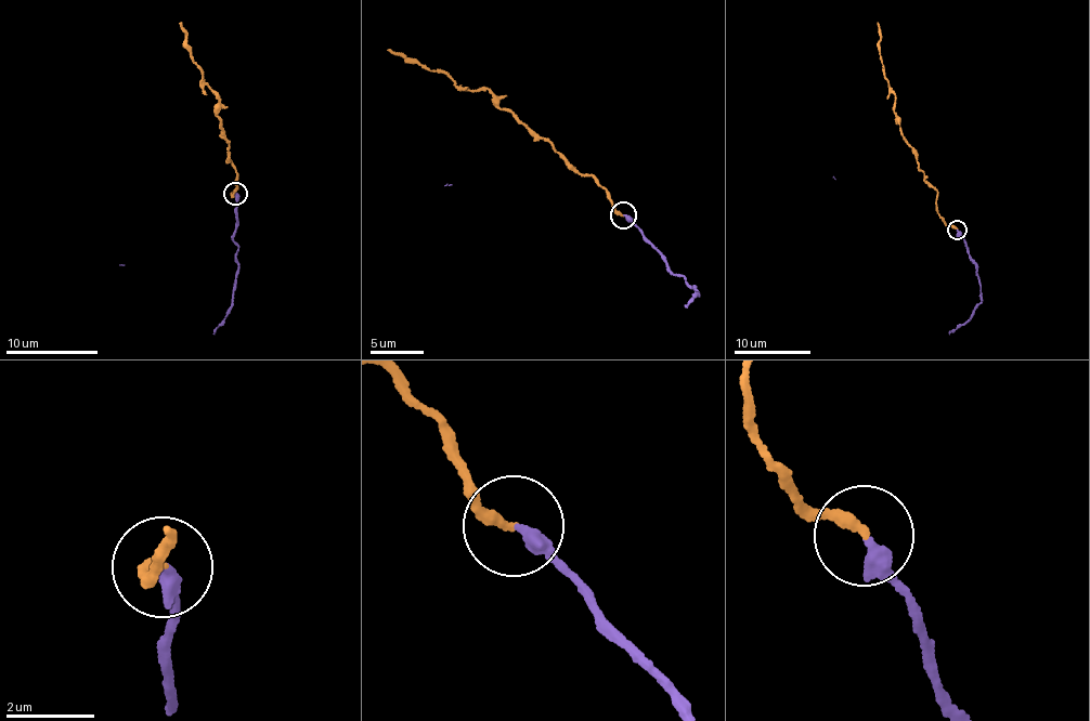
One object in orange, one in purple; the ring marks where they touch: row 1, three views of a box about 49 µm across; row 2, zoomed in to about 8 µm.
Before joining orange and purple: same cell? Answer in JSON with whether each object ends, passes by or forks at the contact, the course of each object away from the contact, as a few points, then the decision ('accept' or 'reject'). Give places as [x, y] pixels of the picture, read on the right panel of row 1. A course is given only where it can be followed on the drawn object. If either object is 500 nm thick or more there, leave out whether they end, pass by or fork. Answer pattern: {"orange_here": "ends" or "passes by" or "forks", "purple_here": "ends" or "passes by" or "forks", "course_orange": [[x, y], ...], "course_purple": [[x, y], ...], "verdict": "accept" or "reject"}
{"orange_here": "ends", "purple_here": "ends", "course_orange": [[957, 230], [937, 211], [937, 189], [903, 136], [881, 62], [878, 22]], "course_purple": [[957, 230], [957, 235], [964, 240], [968, 258], [975, 265], [981, 303], [972, 311], [972, 319], [949, 332]], "verdict": "accept"}

